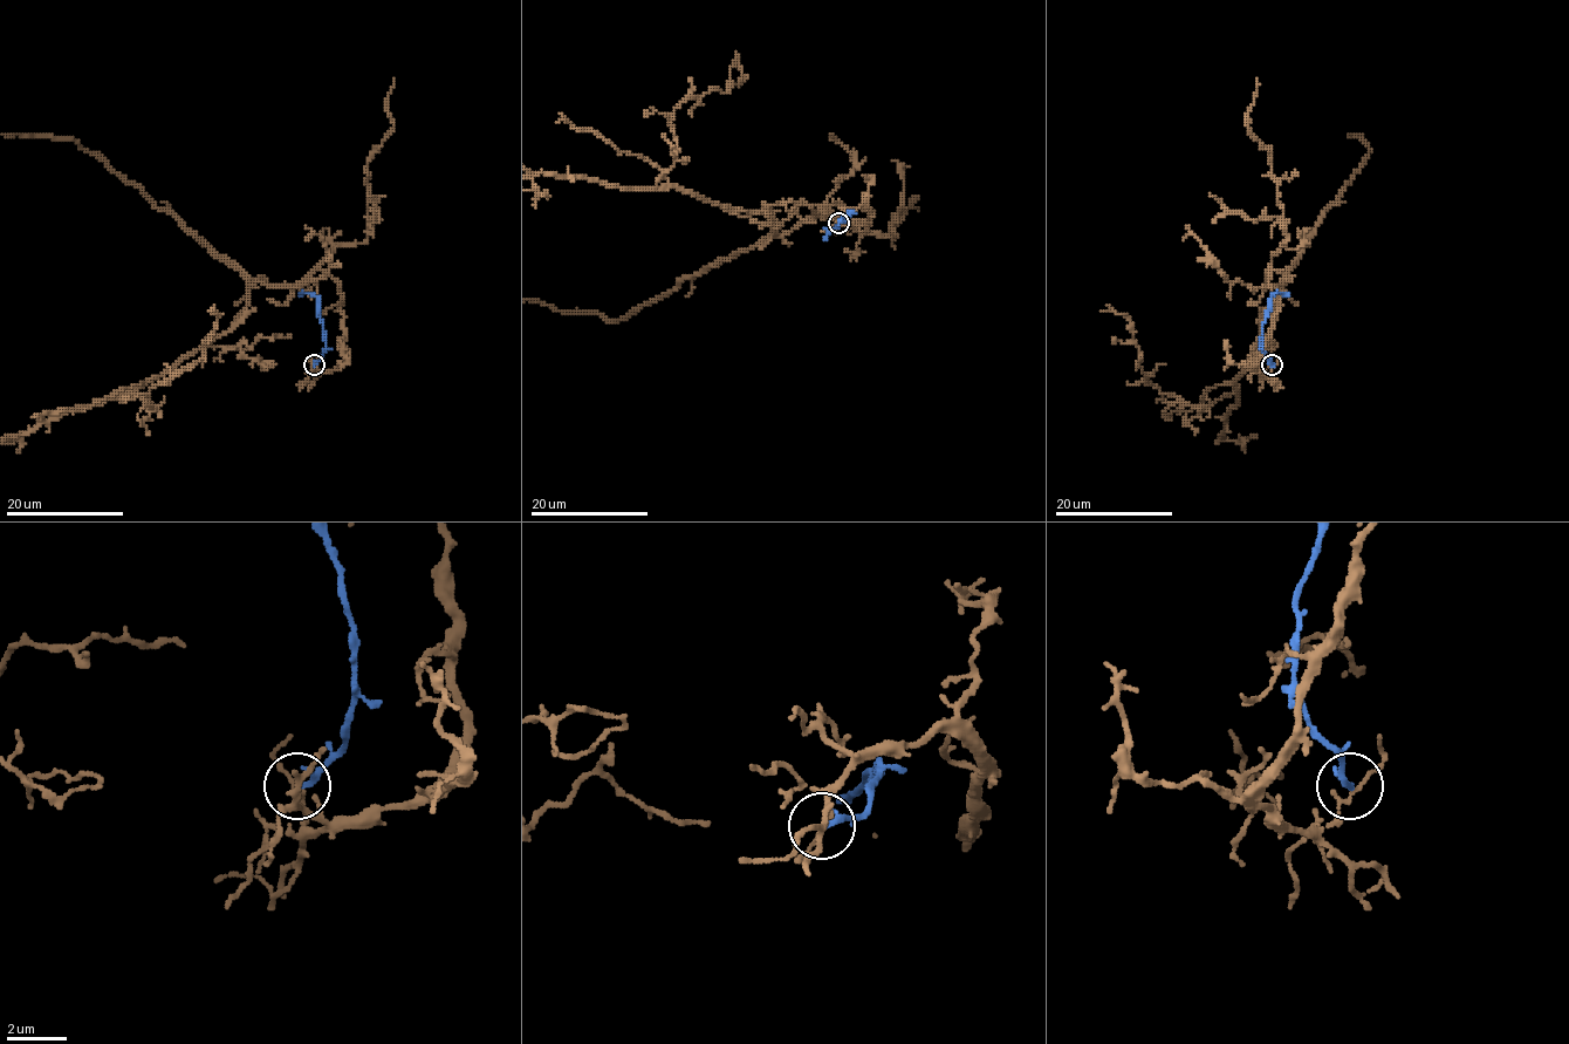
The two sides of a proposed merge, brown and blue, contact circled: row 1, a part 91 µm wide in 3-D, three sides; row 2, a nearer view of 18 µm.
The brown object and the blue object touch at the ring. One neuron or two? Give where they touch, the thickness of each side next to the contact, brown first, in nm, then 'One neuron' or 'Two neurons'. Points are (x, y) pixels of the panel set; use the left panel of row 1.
Place: (314, 364). Thickness 120 nm (brown) against 200 nm. Two neurons

